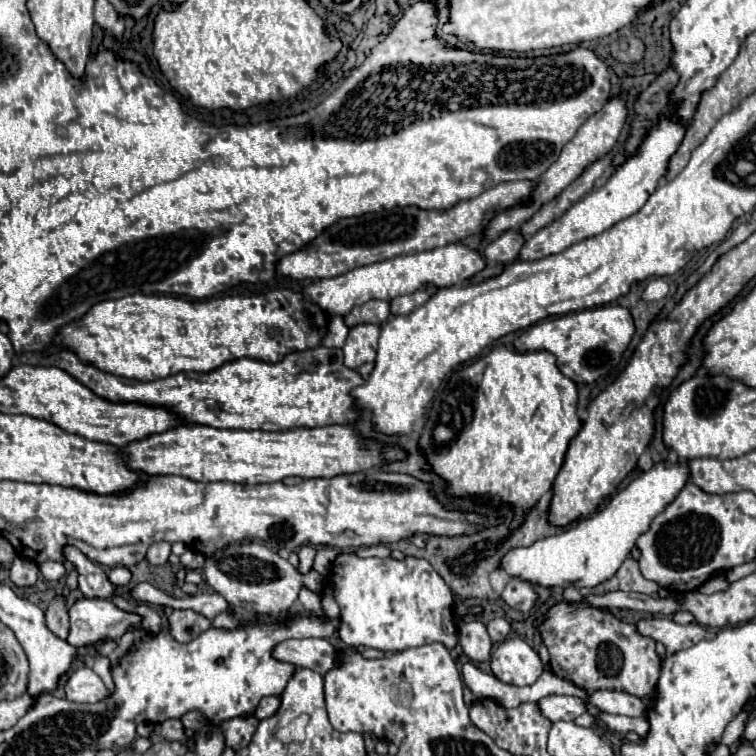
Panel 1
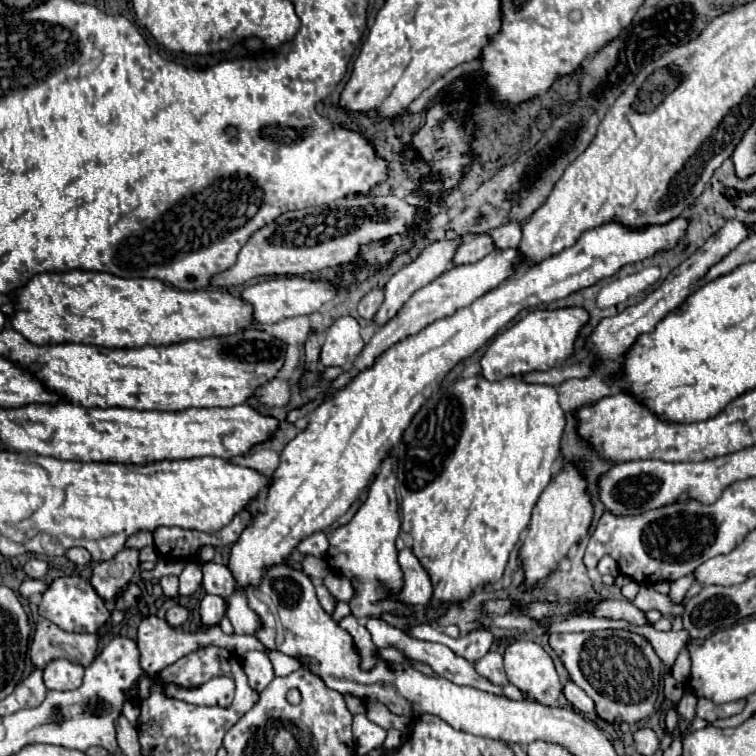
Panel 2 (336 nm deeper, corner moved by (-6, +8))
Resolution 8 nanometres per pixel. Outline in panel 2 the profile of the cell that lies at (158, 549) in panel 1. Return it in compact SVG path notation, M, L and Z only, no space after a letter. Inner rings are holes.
M122 550L114 558L100 562L92 568L90 584L94 592L104 600L112 602L128 586L130 578L138 570L138 550Z

